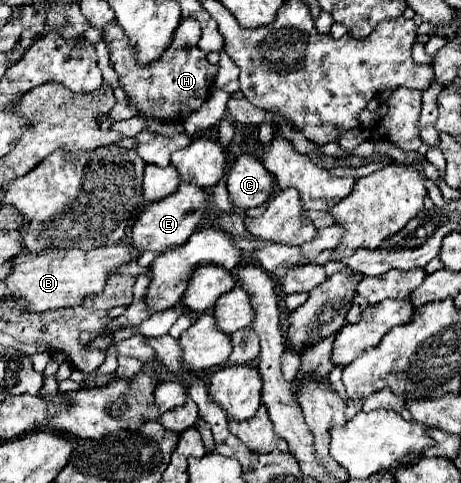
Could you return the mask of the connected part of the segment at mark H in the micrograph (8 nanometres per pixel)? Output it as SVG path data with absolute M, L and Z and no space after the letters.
M181 18L179 26L175 28L173 42L163 52L163 56L151 64L139 64L135 60L135 50L127 42L125 32L115 22L103 28L103 38L109 42L111 50L111 66L119 74L119 84L127 94L129 106L137 110L137 116L159 122L179 122L199 110L199 106L209 98L219 72L219 64L213 66L207 62L205 52L201 52L197 46L199 36L199 24L195 20Z

